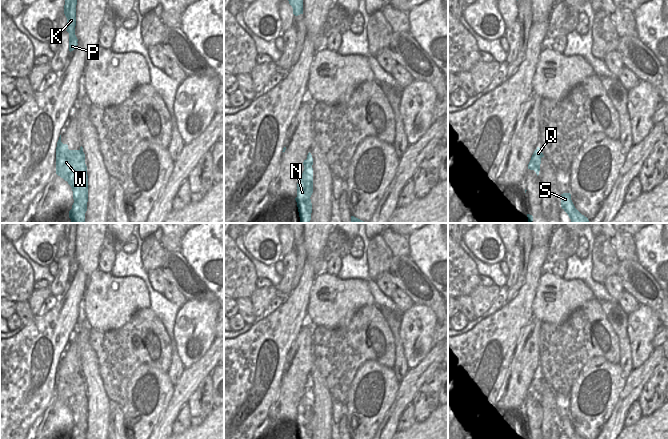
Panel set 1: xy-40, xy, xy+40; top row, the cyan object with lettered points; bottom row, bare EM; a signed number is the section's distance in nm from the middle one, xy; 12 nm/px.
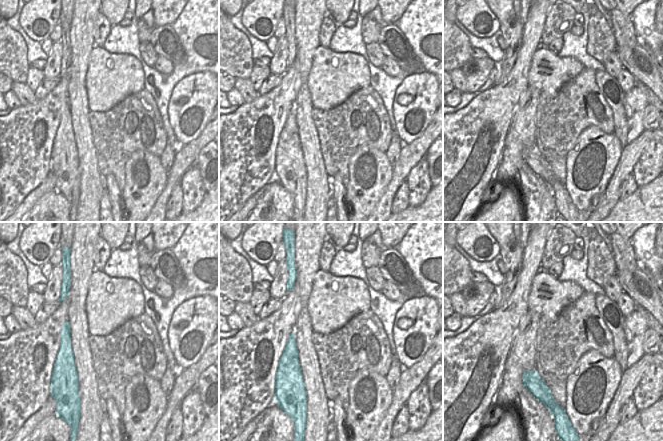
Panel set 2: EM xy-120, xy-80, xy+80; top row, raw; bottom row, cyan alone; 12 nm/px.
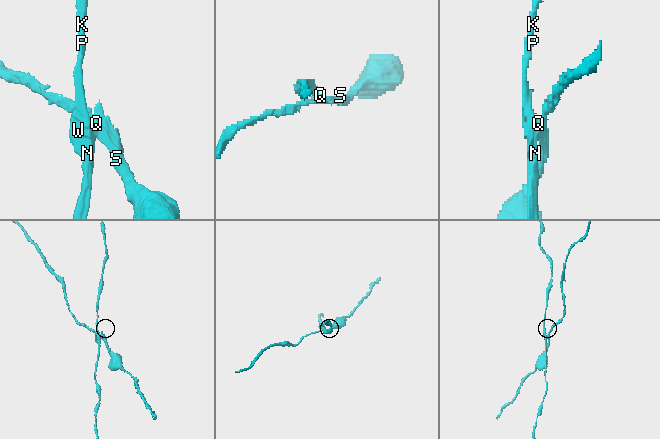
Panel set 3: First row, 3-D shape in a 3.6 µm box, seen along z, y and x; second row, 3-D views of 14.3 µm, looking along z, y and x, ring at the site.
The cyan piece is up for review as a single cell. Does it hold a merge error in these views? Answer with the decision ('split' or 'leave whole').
split

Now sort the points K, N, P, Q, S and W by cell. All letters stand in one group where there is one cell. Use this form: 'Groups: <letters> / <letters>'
Groups: K N P W / Q S

